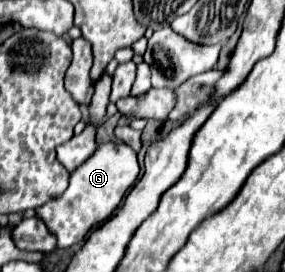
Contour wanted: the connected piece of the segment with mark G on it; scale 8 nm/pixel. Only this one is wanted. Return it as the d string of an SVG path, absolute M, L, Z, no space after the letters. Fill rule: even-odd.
M125 142L99 144L97 150L71 174L69 188L55 200L37 208L37 216L45 220L53 234L57 234L57 246L69 248L83 240L93 228L97 228L113 214L125 192L135 184L137 176L139 162L135 150L131 150Z

